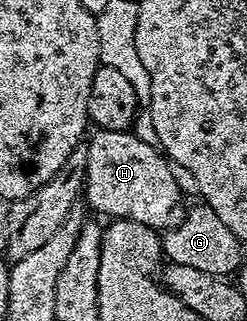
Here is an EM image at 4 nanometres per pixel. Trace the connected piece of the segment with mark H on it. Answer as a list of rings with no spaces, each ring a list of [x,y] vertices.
[[[97,128],[88,135],[83,202],[92,213],[94,210],[106,214],[109,220],[122,218],[138,222],[158,232],[174,221],[173,209],[180,204],[183,192],[175,184],[175,176],[171,176],[169,159],[149,142],[136,138],[129,130]]]

